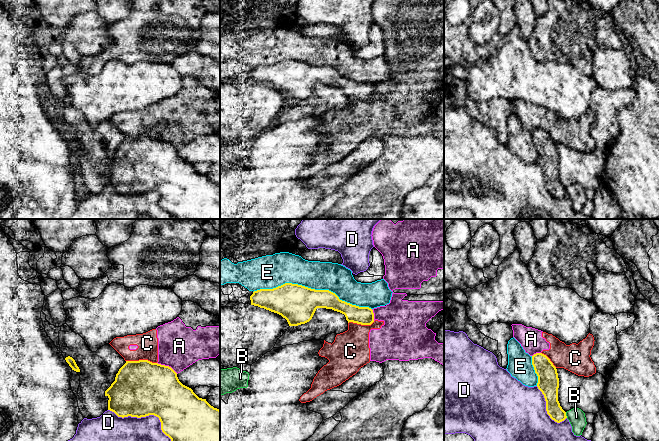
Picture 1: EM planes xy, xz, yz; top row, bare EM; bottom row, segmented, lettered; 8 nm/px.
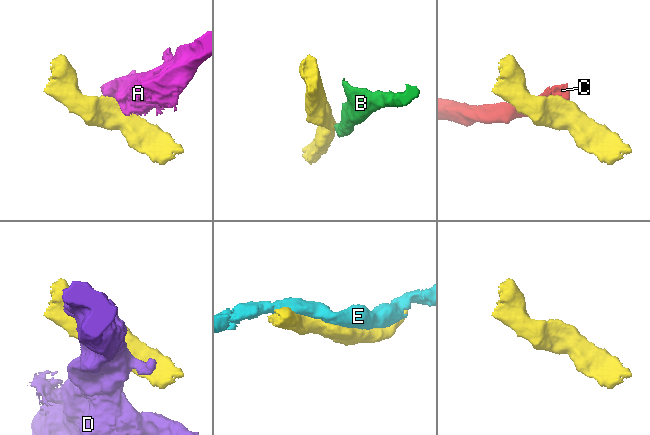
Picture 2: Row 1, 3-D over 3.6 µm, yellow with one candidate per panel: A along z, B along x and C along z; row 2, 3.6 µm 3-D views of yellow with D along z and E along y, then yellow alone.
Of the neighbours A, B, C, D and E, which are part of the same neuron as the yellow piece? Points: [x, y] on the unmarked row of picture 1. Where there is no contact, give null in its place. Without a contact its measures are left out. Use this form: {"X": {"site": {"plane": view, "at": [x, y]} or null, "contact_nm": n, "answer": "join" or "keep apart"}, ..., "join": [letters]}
{"A": {"site": {"plane": "xy", "at": [167, 142]}, "contact_nm": 190, "answer": "keep apart"}, "B": {"site": {"plane": "yz", "at": [565, 191]}, "contact_nm": 50, "answer": "keep apart"}, "C": {"site": {"plane": "xy", "at": [141, 136]}, "contact_nm": 240, "answer": "keep apart"}, "D": {"site": {"plane": "xy", "at": [145, 192]}, "contact_nm": 600, "answer": "keep apart"}, "E": {"site": {"plane": "xz", "at": [312, 65]}, "contact_nm": 950, "answer": "keep apart"}, "join": []}

